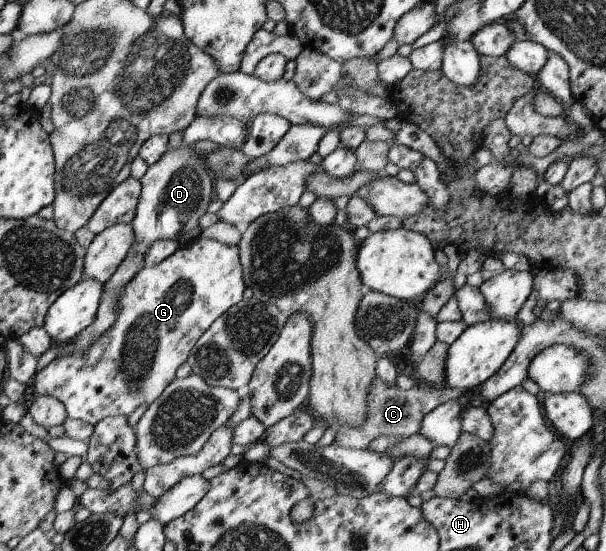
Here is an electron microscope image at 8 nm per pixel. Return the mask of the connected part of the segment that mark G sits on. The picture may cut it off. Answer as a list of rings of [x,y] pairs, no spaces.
[[[200,235],[191,244],[180,246],[157,265],[144,266],[123,287],[117,299],[117,317],[113,325],[87,349],[56,357],[32,378],[39,396],[54,397],[63,404],[66,415],[94,425],[104,417],[127,417],[139,405],[146,406],[171,383],[175,369],[186,361],[191,347],[203,332],[232,305],[241,301],[245,288],[237,246],[229,247]]]

